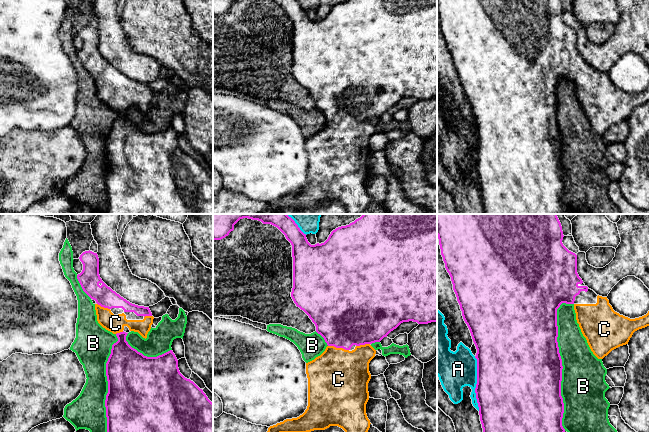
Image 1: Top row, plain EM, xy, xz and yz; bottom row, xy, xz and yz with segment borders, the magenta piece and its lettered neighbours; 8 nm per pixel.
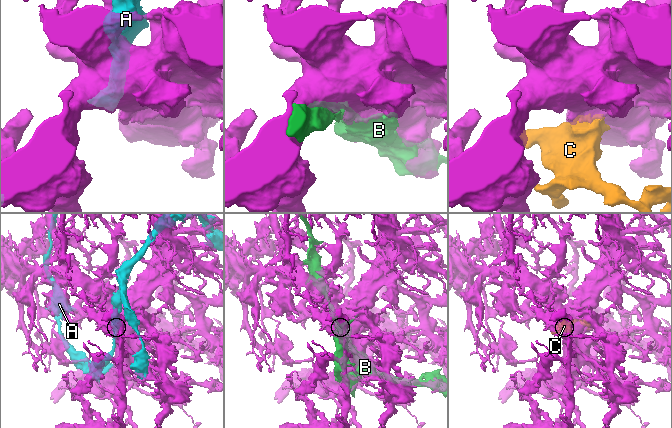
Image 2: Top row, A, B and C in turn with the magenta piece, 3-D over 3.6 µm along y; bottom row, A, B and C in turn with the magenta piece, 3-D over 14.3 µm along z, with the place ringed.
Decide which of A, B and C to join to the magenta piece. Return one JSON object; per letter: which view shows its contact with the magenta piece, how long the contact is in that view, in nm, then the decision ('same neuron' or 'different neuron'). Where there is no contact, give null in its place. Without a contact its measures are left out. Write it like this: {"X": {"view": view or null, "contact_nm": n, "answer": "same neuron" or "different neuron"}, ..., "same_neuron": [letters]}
{"A": {"view": "yz", "contact_nm": 440, "answer": "different neuron"}, "B": {"view": "yz", "contact_nm": 1050, "answer": "different neuron"}, "C": {"view": "xz", "contact_nm": 170, "answer": "same neuron"}, "same_neuron": ["C"]}

